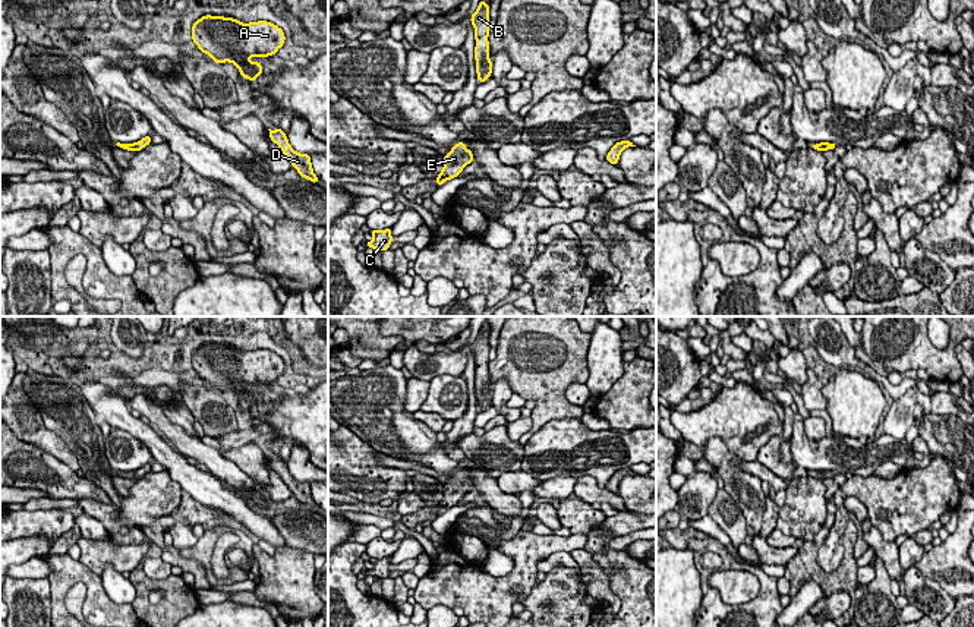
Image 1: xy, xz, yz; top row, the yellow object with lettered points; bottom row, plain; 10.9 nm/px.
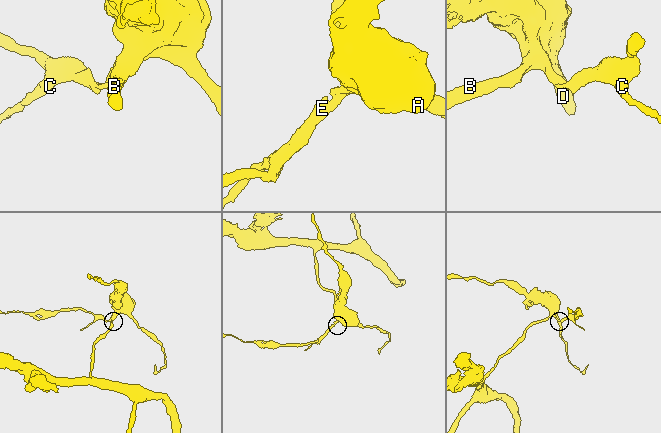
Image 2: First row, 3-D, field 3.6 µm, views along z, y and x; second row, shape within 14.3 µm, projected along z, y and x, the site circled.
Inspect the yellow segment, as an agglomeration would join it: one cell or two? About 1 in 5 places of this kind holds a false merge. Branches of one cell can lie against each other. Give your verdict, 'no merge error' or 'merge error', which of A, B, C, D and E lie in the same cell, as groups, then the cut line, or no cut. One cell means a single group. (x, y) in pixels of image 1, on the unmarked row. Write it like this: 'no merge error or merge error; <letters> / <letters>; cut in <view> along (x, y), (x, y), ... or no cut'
no merge error; A B C D E; no cut

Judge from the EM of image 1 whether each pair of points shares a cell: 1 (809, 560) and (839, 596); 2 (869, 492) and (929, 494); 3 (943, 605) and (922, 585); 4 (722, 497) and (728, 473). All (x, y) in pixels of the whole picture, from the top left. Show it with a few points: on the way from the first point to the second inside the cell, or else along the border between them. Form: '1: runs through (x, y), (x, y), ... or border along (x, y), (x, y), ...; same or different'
1: border along (850, 594), (835, 591), (828, 598), (823, 611); different
2: runs through (883, 494), (914, 494); same
3: runs through (938, 601), (927, 591); same
4: border along (722, 488), (734, 500), (744, 517); different

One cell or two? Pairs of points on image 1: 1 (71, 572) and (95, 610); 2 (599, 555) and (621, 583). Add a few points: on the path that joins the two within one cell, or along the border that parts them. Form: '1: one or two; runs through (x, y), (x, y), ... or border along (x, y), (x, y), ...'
1: one; runs through (82, 576), (94, 588), (95, 598)
2: one; runs through (607, 558), (617, 569), (617, 576)

